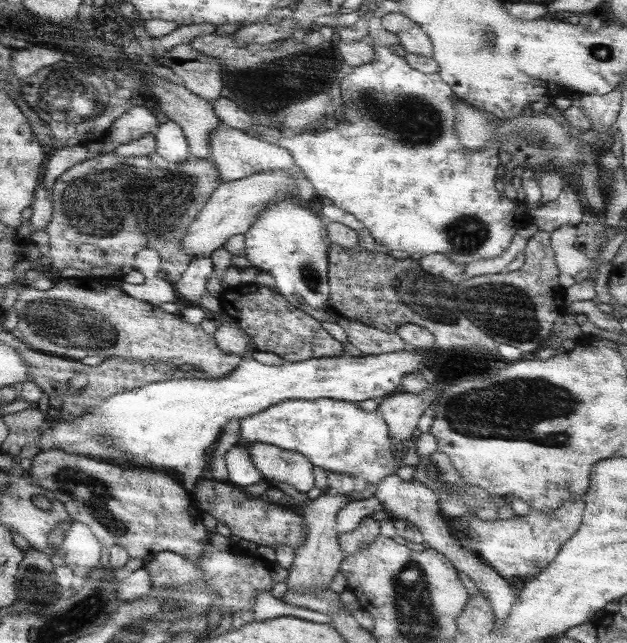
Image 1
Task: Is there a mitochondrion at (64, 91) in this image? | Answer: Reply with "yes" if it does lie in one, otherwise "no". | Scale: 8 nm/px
yes

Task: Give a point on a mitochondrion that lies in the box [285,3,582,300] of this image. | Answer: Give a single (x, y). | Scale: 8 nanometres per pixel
(411, 120)

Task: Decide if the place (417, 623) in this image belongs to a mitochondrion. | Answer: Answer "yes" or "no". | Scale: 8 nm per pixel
yes

